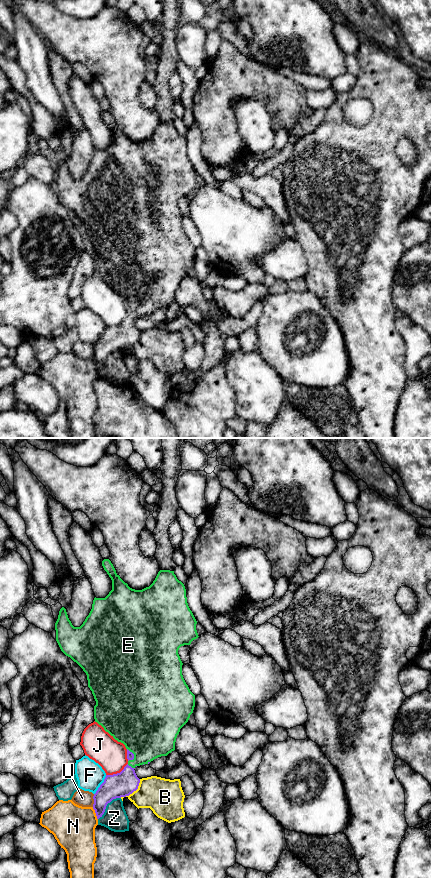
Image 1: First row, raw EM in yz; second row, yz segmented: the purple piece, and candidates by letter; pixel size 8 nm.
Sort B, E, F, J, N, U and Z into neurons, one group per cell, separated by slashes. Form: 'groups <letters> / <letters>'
groups B / E / F / J / N / U / Z

